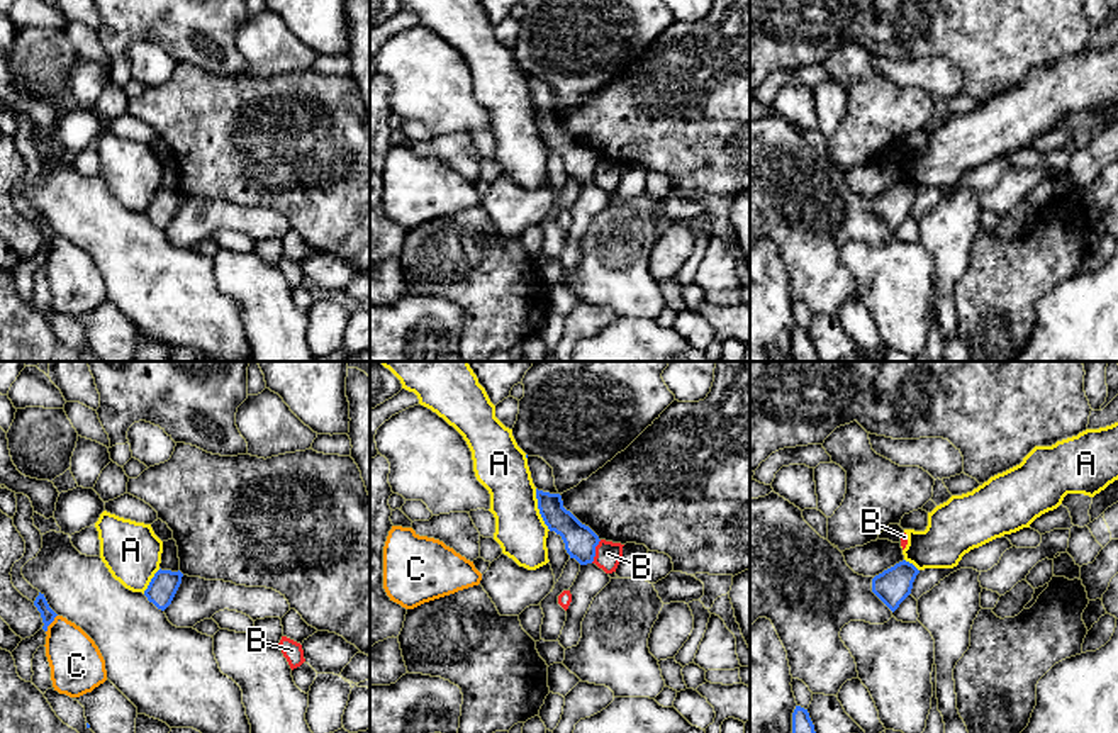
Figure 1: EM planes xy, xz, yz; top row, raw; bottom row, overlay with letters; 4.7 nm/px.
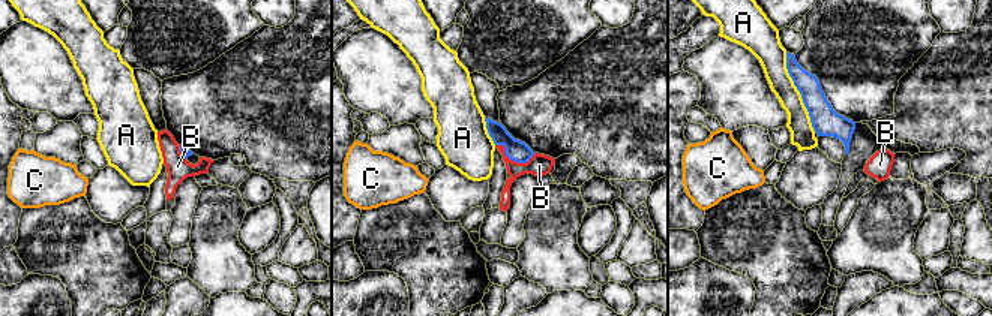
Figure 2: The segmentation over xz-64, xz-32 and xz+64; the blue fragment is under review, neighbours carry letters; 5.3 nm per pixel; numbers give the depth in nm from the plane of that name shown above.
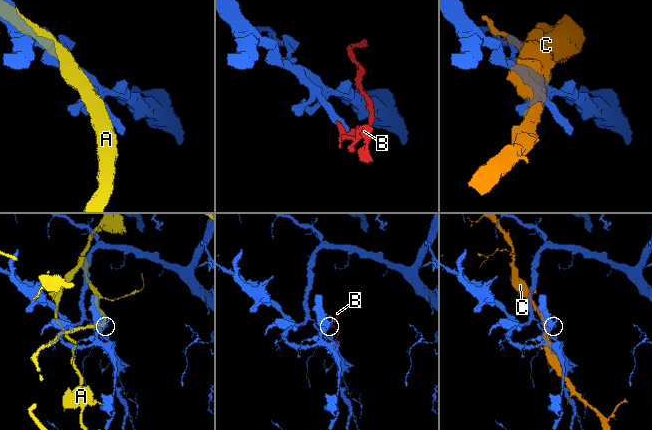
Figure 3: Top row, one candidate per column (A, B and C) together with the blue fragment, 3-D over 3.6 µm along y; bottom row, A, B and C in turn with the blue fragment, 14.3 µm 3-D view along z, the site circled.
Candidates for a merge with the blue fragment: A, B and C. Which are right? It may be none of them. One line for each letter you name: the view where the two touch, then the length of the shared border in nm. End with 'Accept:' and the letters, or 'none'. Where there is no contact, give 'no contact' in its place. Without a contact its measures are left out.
Accept: none

